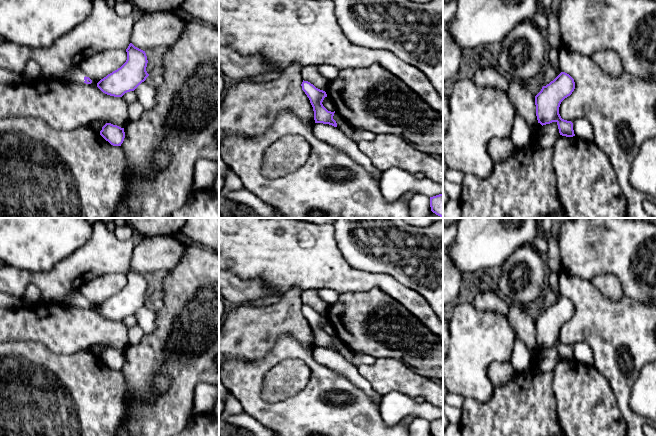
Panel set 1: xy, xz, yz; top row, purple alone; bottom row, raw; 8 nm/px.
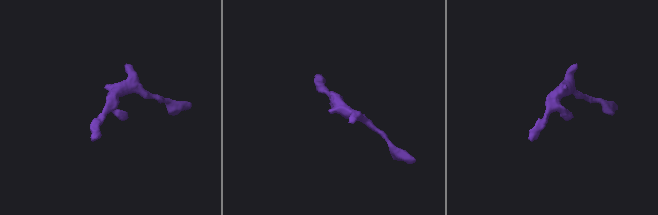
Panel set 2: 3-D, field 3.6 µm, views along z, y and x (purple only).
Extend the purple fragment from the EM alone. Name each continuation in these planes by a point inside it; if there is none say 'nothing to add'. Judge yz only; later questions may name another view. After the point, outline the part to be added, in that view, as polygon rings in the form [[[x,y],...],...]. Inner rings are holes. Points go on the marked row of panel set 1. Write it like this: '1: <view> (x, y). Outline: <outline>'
nothing to add

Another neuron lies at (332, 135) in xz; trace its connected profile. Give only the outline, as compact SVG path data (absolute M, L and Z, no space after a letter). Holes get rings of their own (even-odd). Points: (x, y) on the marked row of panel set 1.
M315 123L313 132L318 139L344 151L350 158L364 167L366 171L380 180L382 171L377 169L371 159L360 151L355 140L348 138L337 127L329 124Z

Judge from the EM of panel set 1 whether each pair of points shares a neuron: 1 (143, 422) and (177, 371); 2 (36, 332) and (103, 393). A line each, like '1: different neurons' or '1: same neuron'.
1: same neuron
2: different neurons

